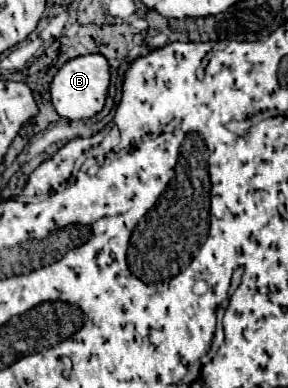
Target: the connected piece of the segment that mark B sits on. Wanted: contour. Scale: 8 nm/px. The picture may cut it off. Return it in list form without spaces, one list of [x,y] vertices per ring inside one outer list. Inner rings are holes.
[[[81,55],[67,61],[51,81],[51,101],[55,111],[65,119],[89,119],[97,115],[107,97],[109,65],[103,55]]]

